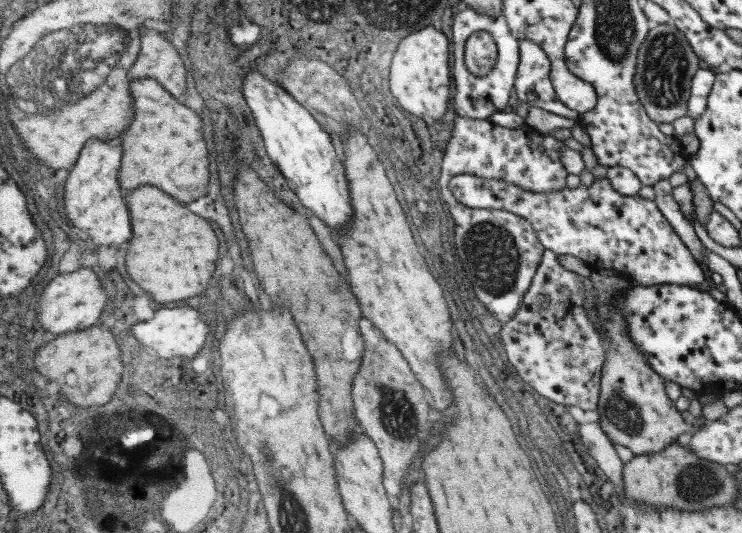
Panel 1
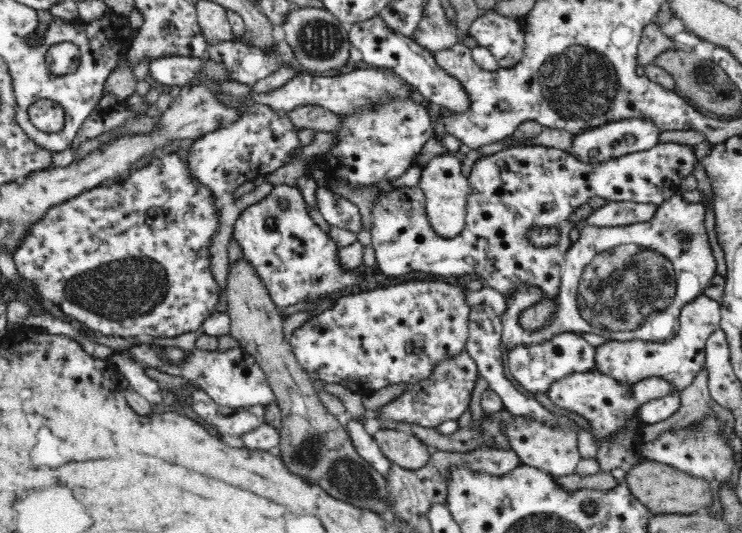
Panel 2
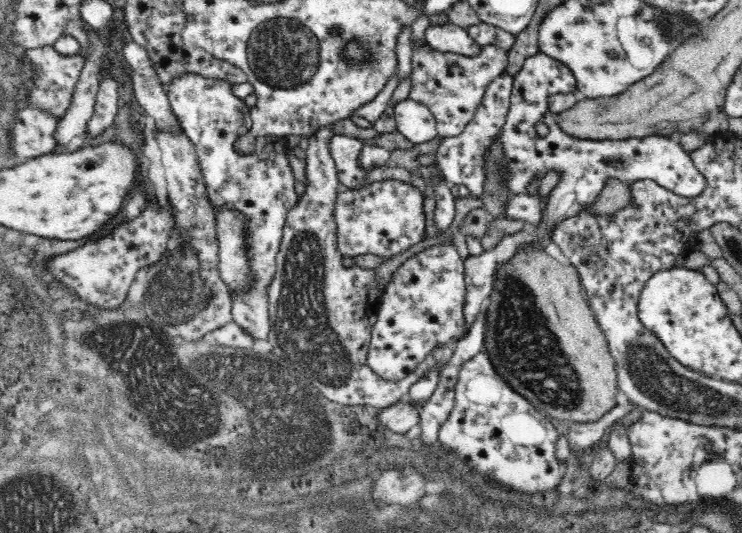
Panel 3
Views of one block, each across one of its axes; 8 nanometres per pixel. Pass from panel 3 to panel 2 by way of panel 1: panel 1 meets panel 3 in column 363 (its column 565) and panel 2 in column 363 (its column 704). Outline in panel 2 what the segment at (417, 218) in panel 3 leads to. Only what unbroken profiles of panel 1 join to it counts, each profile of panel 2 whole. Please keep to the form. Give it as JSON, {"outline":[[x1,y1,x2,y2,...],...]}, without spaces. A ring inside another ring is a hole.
{"outline":[[274,186,274,190,258,204,254,206,248,206,246,210,242,210,240,218,236,220,236,226,234,226,234,240,240,244,242,252,244,252,244,260,254,266,256,270,256,276,260,276,260,280,264,282,270,298,274,300,276,308,290,308,292,304,298,304,298,302,308,302,308,300,314,300,314,302,322,302,326,298,334,298,338,296,340,290,352,286,352,284,358,284,358,282,364,282,364,276,356,274,354,270,346,270,340,266,338,262,338,242,330,238,330,234,322,232,318,228,318,224,310,218,308,210,306,210,306,200,302,196,302,192,294,186],[268,218,274,218,278,222,276,230,266,230,266,220]]}

